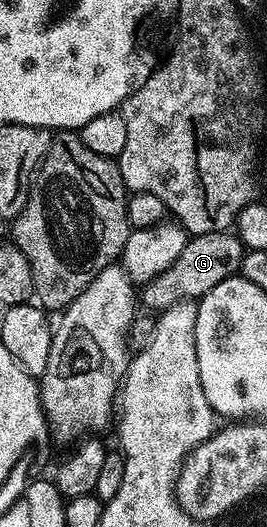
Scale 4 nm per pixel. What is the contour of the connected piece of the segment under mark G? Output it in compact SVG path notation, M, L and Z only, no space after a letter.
M218 230L208 234L197 234L188 237L185 248L181 248L181 256L161 272L161 276L153 276L153 280L142 283L141 302L151 312L162 312L178 302L198 300L209 293L221 280L236 277L240 273L245 247L234 233Z

